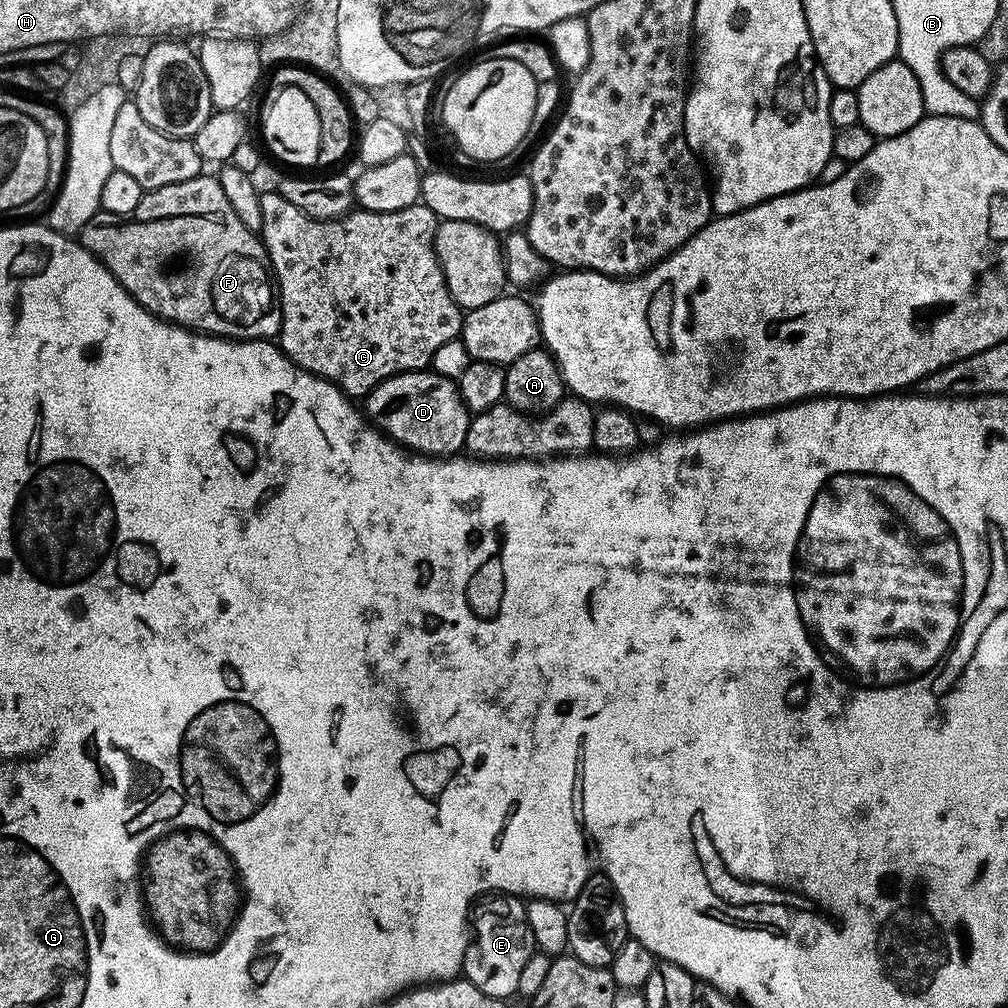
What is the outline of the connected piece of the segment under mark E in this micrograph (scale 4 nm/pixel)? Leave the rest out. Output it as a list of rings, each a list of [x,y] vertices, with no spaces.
[[[507,894],[485,895],[475,905],[470,924],[474,935],[464,951],[463,975],[474,986],[478,986],[482,994],[490,994],[503,1001],[507,1001],[508,996],[515,997],[522,966],[526,966],[534,951],[532,931],[526,920],[525,901]]]

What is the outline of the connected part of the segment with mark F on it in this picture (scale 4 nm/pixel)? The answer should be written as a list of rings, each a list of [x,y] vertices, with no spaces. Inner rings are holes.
[[[201,174],[186,182],[166,186],[166,194],[182,194],[180,198],[196,198],[198,213],[140,219],[130,213],[119,217],[98,214],[82,226],[80,245],[94,254],[118,278],[118,282],[153,316],[170,324],[179,324],[201,334],[222,336],[230,340],[272,340],[279,337],[282,310],[274,273],[268,262],[264,242],[255,231],[247,229],[234,214],[226,193],[215,175]],[[106,221],[108,226],[102,226]]]

